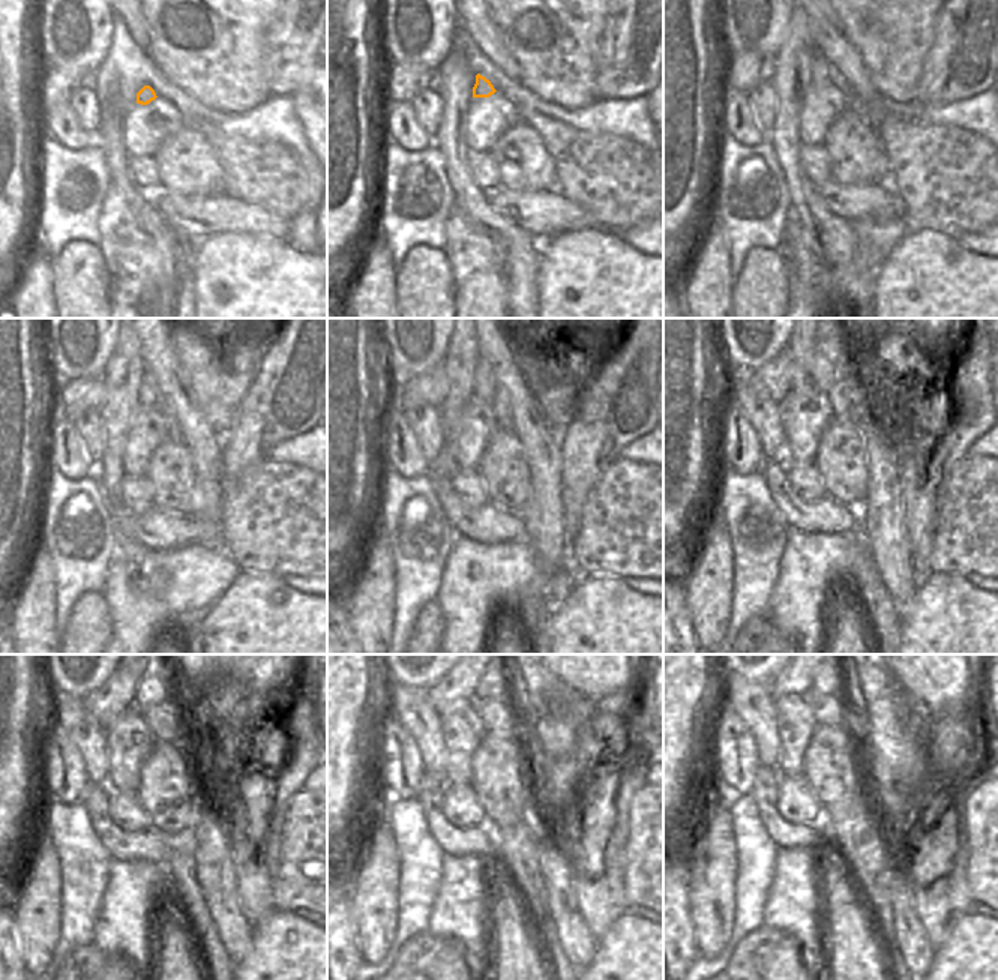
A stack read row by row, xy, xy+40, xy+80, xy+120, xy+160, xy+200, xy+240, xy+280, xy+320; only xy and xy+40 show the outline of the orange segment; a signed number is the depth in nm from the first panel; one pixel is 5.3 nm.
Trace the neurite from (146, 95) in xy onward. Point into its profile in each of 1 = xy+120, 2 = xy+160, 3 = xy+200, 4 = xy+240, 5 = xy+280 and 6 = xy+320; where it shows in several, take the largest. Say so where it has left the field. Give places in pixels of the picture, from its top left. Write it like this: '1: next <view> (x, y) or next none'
1: next xy+120 (149, 392)
2: next xy+160 (483, 386)
3: next xy+200 (821, 369)
4: next xy+240 (155, 686)
5: next xy+280 (492, 685)
6: next xy+320 (827, 685)

